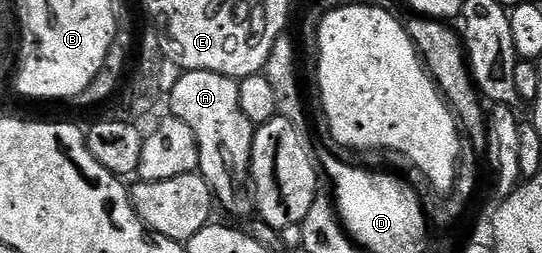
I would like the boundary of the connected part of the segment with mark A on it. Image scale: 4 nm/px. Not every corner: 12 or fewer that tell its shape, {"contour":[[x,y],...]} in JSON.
{"contour":[[184,71],[170,115],[197,138],[199,167],[231,216],[255,212],[239,81]]}

